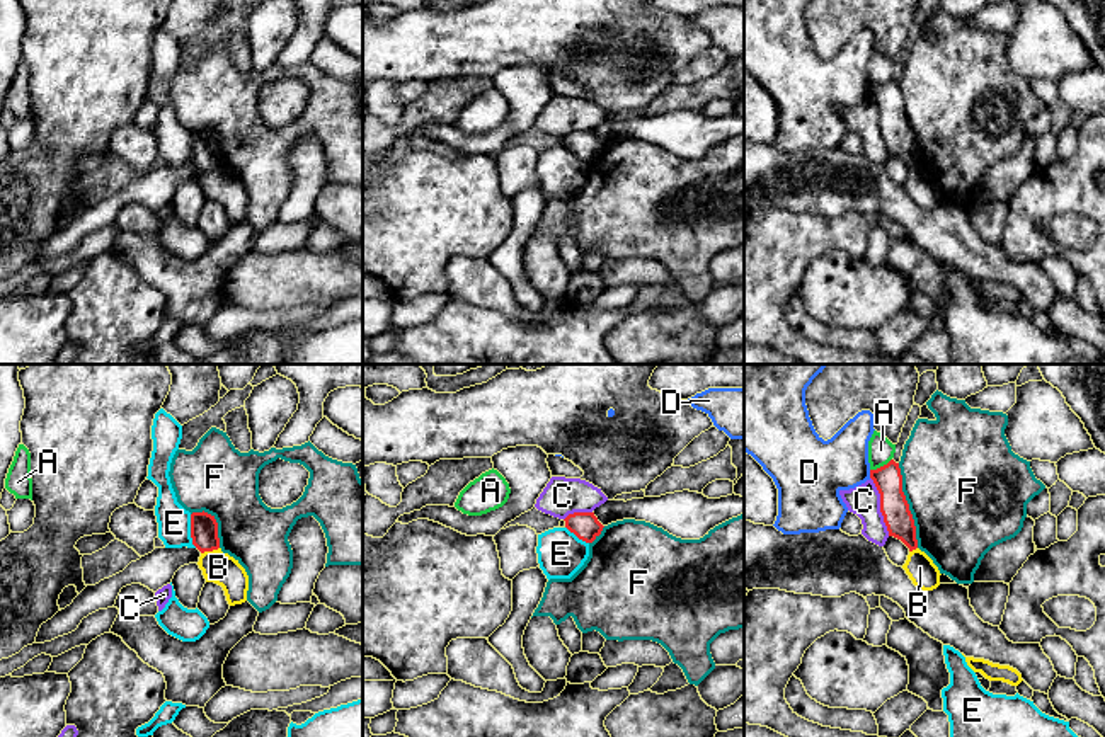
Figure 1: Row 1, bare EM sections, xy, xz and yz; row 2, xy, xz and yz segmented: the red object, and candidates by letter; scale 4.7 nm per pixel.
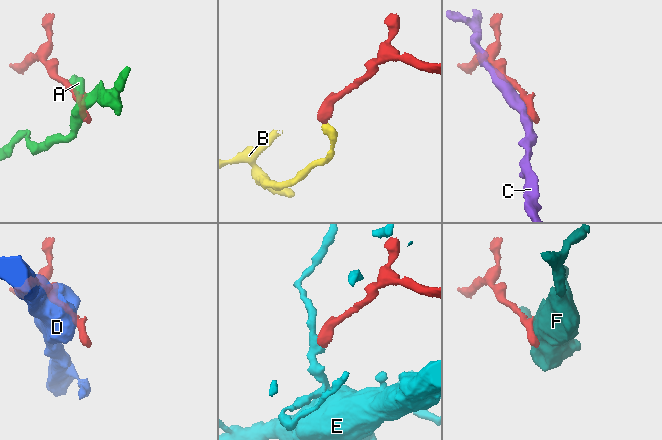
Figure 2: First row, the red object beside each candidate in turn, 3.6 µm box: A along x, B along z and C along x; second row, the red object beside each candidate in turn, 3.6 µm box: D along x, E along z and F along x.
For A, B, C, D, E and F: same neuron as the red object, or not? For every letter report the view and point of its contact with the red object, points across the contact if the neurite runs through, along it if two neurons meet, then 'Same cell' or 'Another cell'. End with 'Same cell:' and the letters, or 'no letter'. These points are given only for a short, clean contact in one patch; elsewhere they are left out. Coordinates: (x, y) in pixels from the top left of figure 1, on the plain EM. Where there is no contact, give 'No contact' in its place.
A: Touches red at yz (881, 85). Another cell
B: Touches red at xy (210, 169). Boundary: xy (218, 165), (201, 172). Another cell
C: Touches red at yz (881, 125). Another cell
D: Touches red at yz (870, 92). Boundary: yz (869, 89), (870, 96). Another cell
E: Touches red at xy (191, 150). Boundary: xy (189, 133), (189, 155), (196, 165). Another cell
F: Touches red at yz (908, 125). Another cell
Same cell: no letter

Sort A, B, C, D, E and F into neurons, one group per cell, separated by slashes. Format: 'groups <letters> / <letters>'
groups A / B / C / D / E / F

